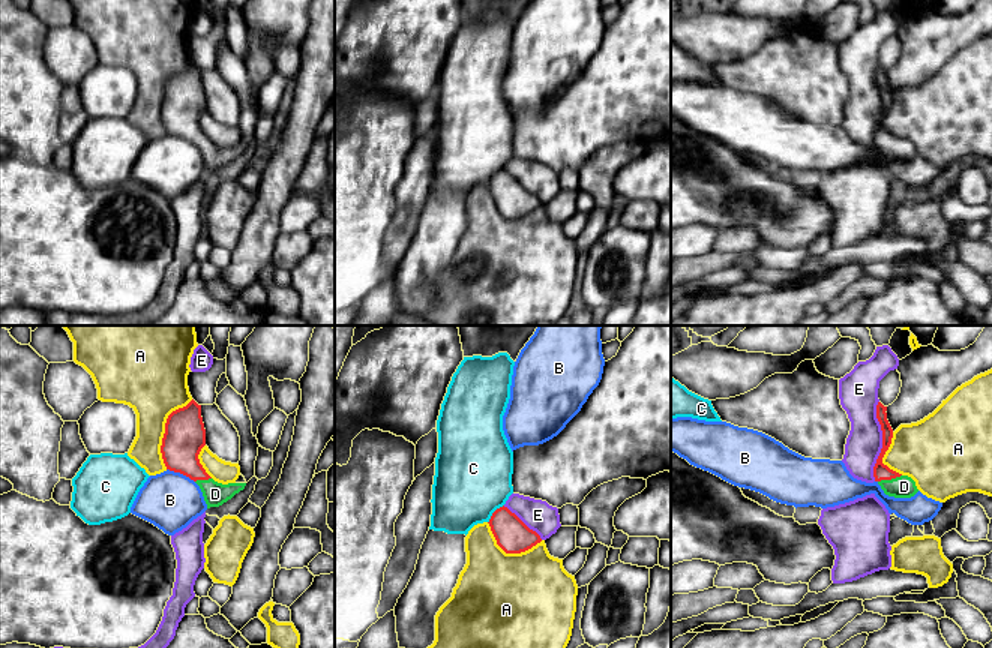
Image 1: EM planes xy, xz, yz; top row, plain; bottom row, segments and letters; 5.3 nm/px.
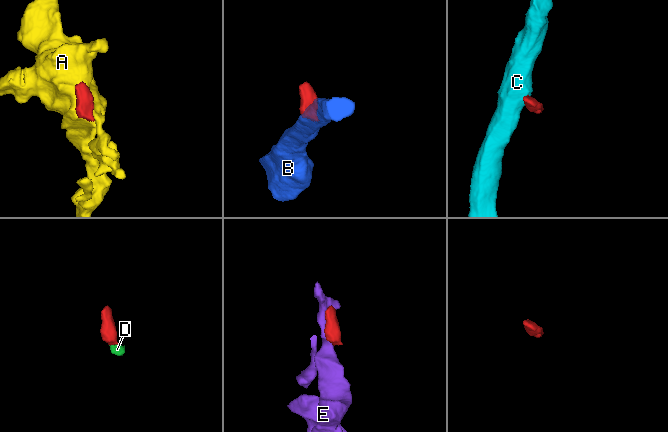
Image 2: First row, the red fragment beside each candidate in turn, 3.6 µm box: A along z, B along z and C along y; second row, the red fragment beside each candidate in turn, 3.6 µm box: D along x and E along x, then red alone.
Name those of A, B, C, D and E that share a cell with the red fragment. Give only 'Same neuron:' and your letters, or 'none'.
Same neuron: D

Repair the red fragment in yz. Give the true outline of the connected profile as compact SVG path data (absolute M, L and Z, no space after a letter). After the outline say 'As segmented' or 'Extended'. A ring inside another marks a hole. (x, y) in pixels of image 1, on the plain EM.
M878 66L876 82L882 94L882 112L873 130L873 141L885 159L894 160L894 162L911 162L918 156L915 146L911 141L902 140L882 128L882 122L885 116L888 114L891 108L891 102L893 102L893 93L887 84L885 75L887 75L887 70Z. Extended

